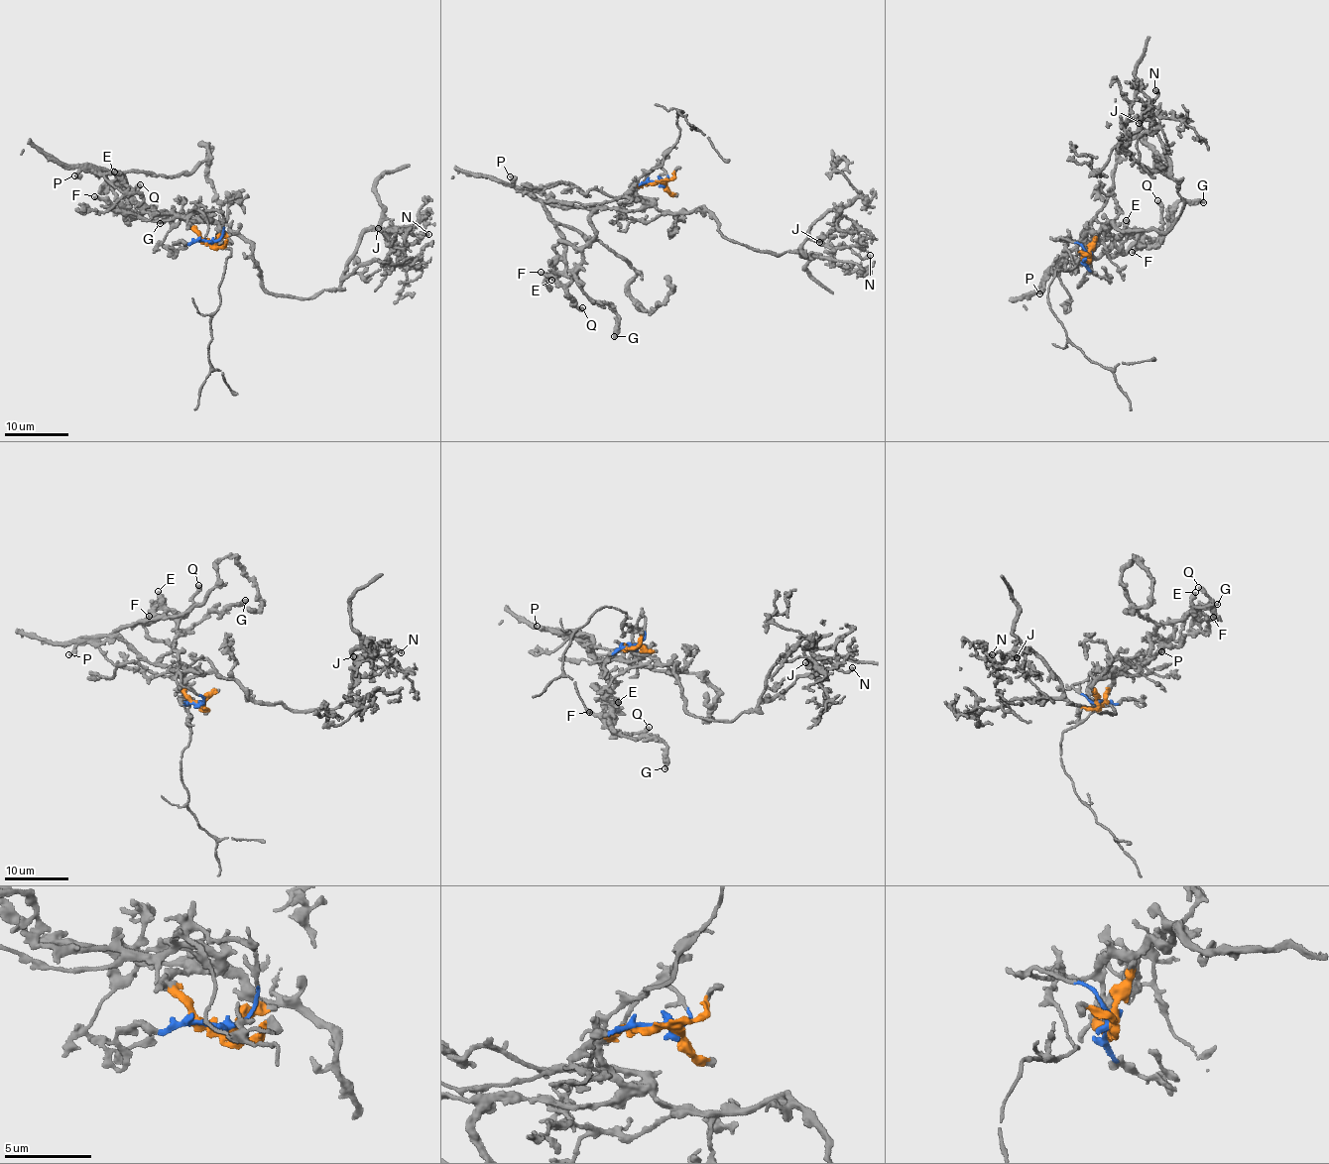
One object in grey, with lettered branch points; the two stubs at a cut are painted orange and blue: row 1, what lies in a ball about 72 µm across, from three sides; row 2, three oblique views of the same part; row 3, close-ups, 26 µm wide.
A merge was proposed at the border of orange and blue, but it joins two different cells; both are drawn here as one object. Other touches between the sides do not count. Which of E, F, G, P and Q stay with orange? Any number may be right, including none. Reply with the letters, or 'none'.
E, F, G, P, Q

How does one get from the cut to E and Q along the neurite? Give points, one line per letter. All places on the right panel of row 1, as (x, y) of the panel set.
E: (1088, 257), (1084, 253), (1097, 239), (1090, 258), (1136, 243), (1127, 220)
Q: (1088, 257), (1084, 253), (1097, 239), (1090, 258), (1112, 248), (1125, 252), (1156, 237), (1162, 215), (1157, 199)

